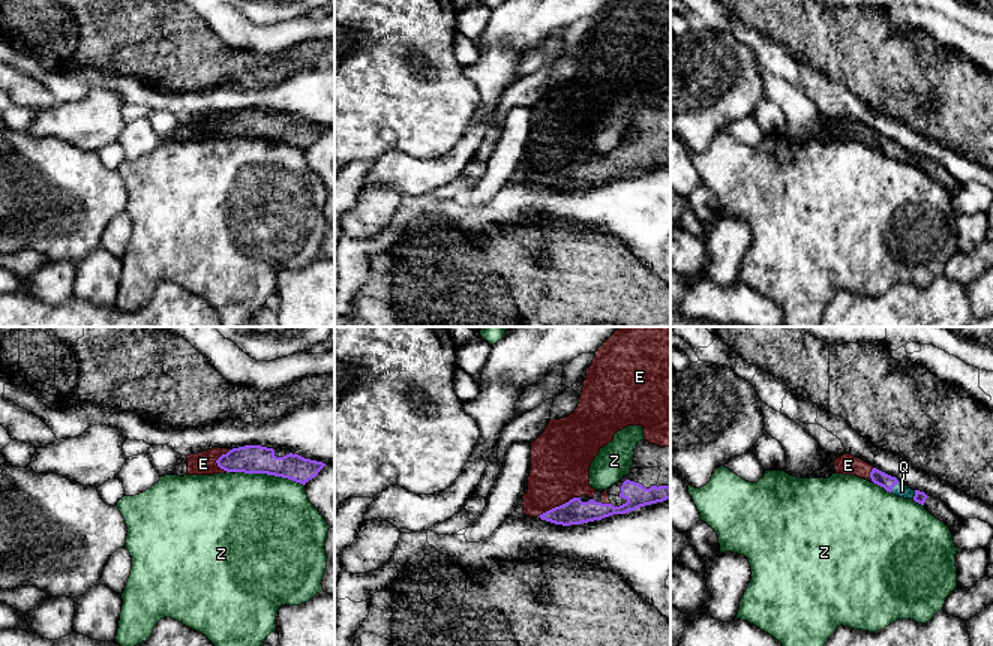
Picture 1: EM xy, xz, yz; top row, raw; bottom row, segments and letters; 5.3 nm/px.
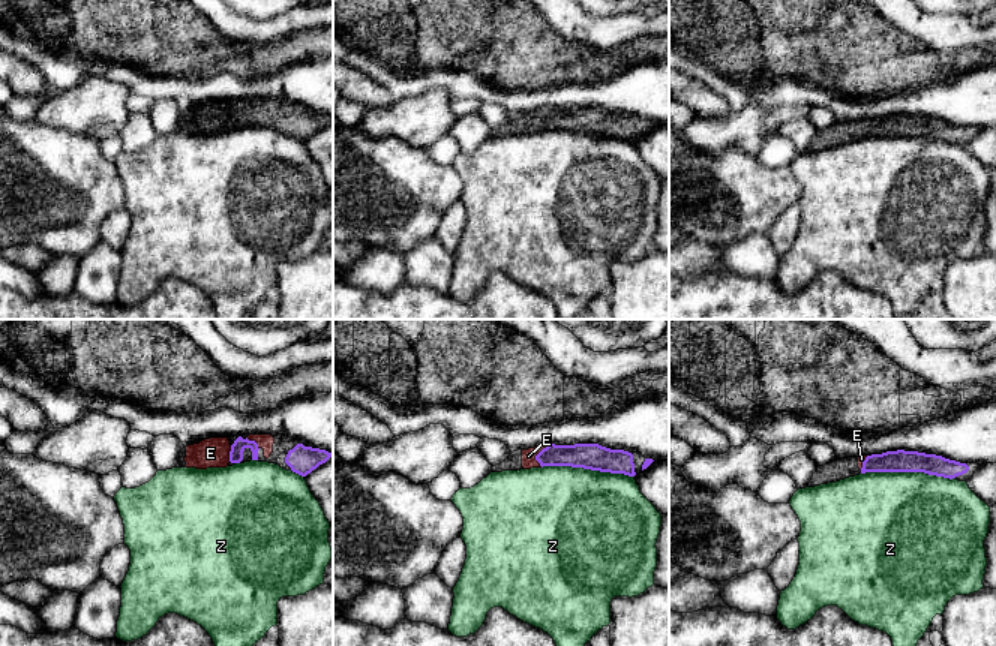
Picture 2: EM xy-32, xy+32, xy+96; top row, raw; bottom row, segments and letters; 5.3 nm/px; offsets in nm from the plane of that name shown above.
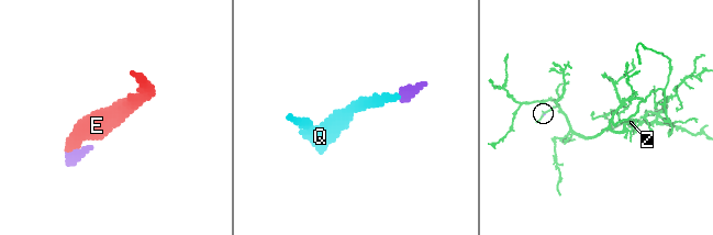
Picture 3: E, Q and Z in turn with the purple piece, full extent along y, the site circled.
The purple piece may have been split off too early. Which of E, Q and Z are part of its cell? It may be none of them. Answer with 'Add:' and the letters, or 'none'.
Add: E, Q

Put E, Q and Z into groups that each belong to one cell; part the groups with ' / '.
E Q / Z

